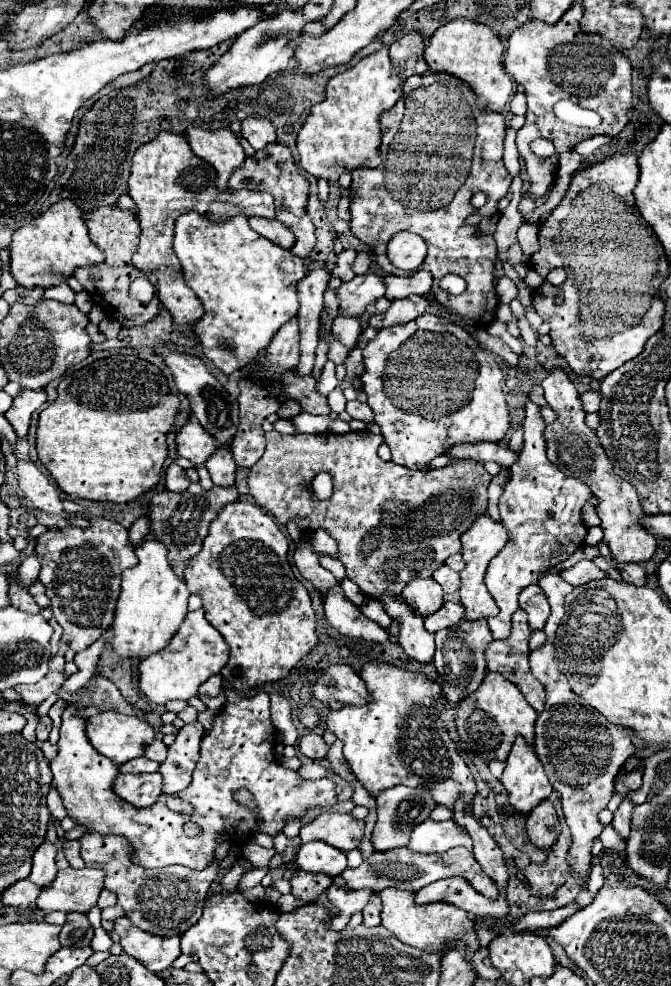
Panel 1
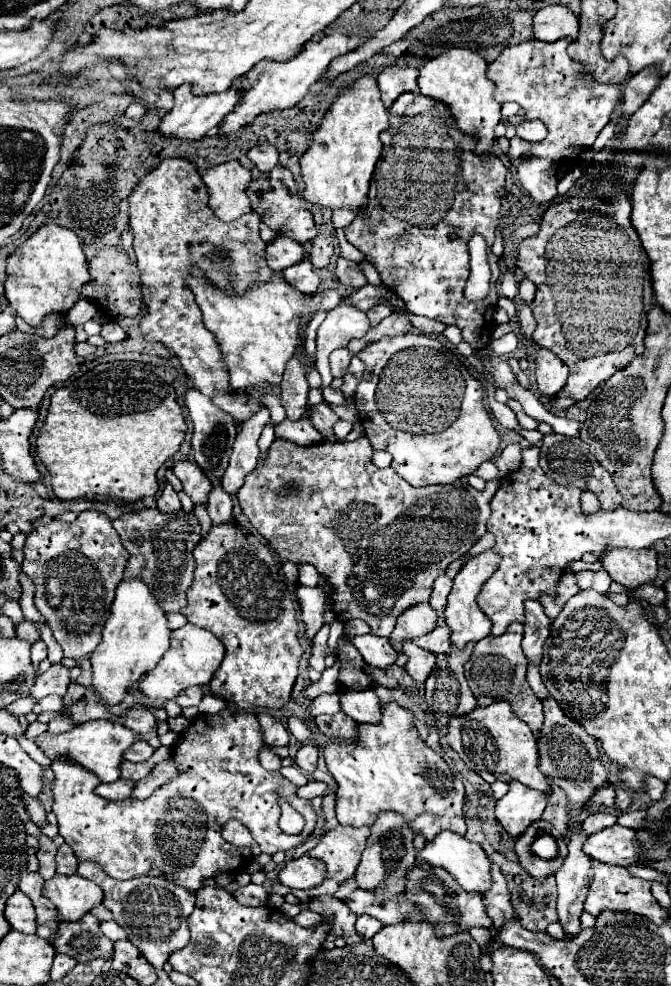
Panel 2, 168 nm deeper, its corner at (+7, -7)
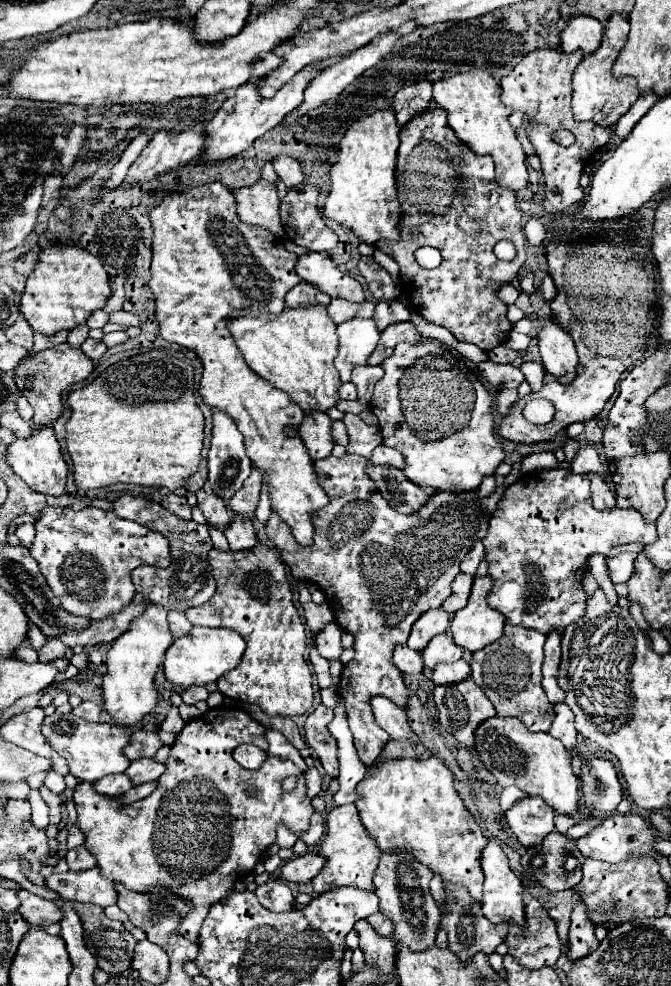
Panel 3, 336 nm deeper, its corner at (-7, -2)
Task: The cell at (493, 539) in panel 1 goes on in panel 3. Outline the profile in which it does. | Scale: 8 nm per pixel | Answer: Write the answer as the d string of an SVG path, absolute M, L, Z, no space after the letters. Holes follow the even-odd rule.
M476 577L468 605L454 615L450 625L452 639L458 643L458 647L470 653L488 647L504 635L506 617L502 617L502 613L486 603L486 595L490 593L490 589L490 577Z

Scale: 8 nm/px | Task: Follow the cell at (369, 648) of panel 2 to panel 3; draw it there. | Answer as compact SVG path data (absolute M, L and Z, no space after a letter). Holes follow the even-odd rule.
M398 645L394 649L394 665L402 671L402 673L422 673L424 671L424 663L422 663L422 655L418 651L412 651L406 645Z

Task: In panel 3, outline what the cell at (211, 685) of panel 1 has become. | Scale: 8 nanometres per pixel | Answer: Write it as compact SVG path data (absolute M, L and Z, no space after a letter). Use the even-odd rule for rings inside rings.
M188 687L186 691L182 691L182 701L186 705L194 705L198 701L206 701L206 697L208 697L206 687Z

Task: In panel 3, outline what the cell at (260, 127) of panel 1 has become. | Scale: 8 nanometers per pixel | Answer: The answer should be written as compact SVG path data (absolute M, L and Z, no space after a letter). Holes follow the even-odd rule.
M278 157L272 163L274 163L274 169L276 169L278 177L284 181L284 185L288 189L298 187L300 183L304 183L304 173L302 173L300 163L296 159L292 159L292 157Z

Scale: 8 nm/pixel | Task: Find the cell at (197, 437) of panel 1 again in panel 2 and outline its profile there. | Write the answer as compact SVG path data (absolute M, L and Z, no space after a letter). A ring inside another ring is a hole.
M188 458L178 460L172 470L180 478L184 492L192 498L194 504L202 504L208 500L208 492L212 490L212 482L208 482L208 476L204 474L204 470L200 470L200 466L196 466L196 462L192 462Z

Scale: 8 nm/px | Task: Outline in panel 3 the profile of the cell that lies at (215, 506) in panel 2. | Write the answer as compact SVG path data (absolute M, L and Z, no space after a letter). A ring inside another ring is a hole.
M234 517L230 527L224 531L224 535L226 535L232 551L246 551L246 549L252 549L258 543L256 533L252 529L252 523L248 519Z

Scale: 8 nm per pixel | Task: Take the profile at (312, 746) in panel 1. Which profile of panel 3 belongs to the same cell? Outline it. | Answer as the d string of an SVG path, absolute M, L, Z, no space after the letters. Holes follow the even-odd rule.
M318 705L312 715L308 715L304 723L306 743L318 753L318 759L328 777L338 777L338 745L336 739L328 731L328 723L334 718L334 712L324 705Z

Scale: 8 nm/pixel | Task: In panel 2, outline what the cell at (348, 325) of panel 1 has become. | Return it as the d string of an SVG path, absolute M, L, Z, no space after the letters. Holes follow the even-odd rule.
M340 348L340 350L336 350L336 352L330 354L332 376L342 378L344 372L346 372L346 368L348 368L348 364L350 364L350 352L348 352L348 348Z

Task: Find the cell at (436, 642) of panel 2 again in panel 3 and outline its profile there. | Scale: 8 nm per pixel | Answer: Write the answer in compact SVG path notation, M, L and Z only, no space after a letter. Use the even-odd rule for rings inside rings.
M442 633L442 635L436 635L426 645L426 649L422 651L422 657L424 657L424 665L428 669L434 669L438 663L458 661L462 657L462 649L452 641L450 633Z

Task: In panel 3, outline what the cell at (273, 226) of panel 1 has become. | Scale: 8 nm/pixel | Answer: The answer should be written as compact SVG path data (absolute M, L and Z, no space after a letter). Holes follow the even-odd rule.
M310 251L300 257L296 265L298 275L314 285L316 289L322 289L322 293L334 297L342 297L348 301L364 301L364 291L362 285L350 277L348 273L340 271L332 259L326 253L316 253Z

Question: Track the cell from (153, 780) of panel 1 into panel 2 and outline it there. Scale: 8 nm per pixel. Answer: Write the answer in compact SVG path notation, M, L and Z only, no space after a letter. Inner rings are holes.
M118 778L112 784L100 784L96 788L96 794L106 798L106 800L128 800L128 798L132 798L132 790L134 790L132 782Z

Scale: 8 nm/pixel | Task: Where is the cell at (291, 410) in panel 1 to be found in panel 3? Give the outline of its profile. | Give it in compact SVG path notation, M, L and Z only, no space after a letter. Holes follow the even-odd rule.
M314 413L304 417L304 423L298 429L304 445L310 451L312 459L326 459L332 455L334 437L332 437L332 419L324 413Z

